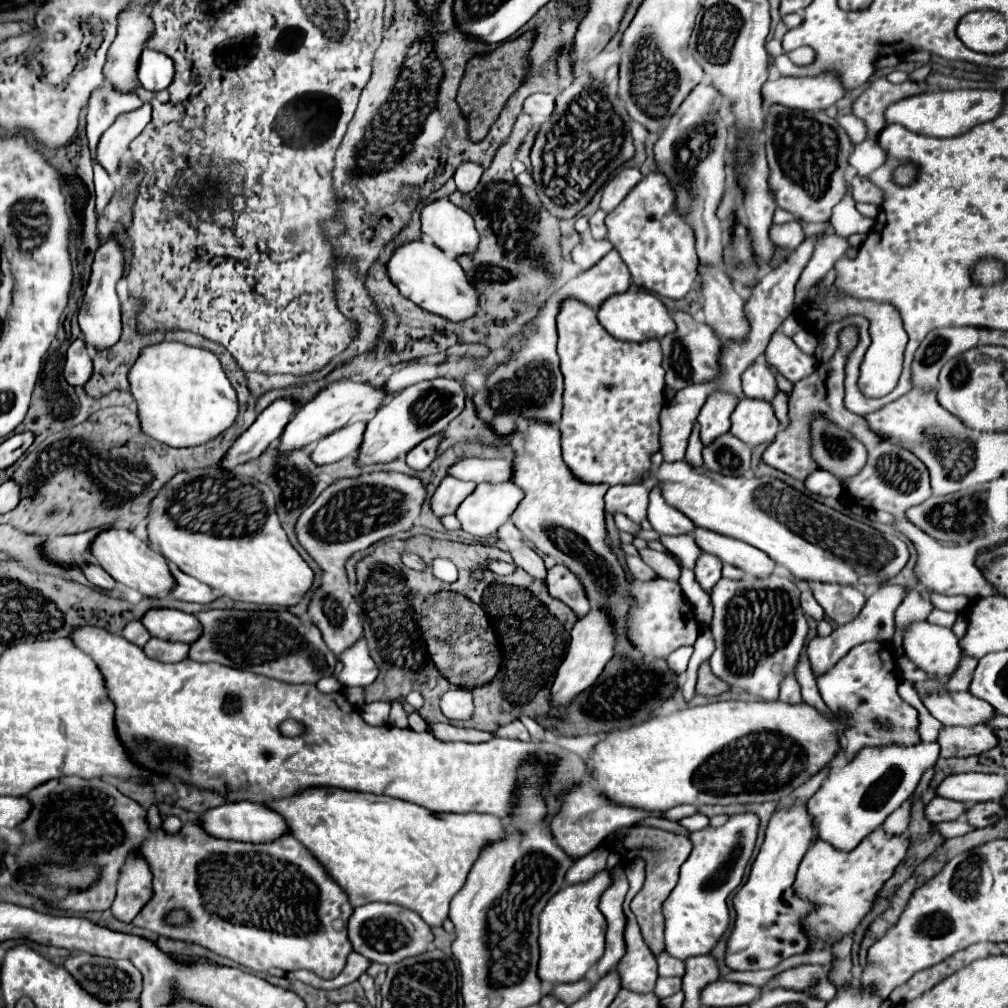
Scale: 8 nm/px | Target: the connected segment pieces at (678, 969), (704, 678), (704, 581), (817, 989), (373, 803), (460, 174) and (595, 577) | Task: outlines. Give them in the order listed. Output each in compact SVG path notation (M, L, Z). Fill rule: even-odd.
M666 952L658 954L656 960L658 960L660 976L680 976L682 978L682 974L684 974L684 962L682 960L676 960L676 958L668 956Z
M702 662L698 668L698 682L696 682L696 694L700 696L720 696L724 692L732 690L726 682L720 682L710 670L708 662Z
M700 554L700 558L696 560L696 566L694 566L694 574L696 574L696 580L700 582L700 586L710 592L710 588L722 578L722 562L720 558L712 556L712 554Z
M824 980L824 982L818 982L816 986L812 986L810 990L806 990L810 996L814 996L814 998L820 998L820 1000L826 1000L826 1002L830 1002L834 996L836 996L836 988L828 982L828 980Z
M314 788L314 790L306 790L304 794L292 796L292 798L282 798L278 802L268 804L272 810L278 810L286 820L290 834L294 838L298 838L308 850L312 850L312 854L326 866L328 874L346 890L350 904L352 906L362 906L368 902L392 902L392 904L400 904L408 910L414 910L416 914L420 914L424 918L426 924L430 926L442 926L444 920L448 920L448 910L450 910L450 900L454 898L454 894L464 886L468 872L472 870L476 858L480 856L482 848L496 842L496 838L504 838L504 824L502 821L506 818L496 818L492 814L434 814L418 804L406 802L406 800L396 800L390 796L374 796L374 794L364 794L364 792L350 792L350 790L338 790L338 788Z
M462 162L458 168L456 168L456 174L454 174L454 180L456 180L456 188L460 192L470 192L478 186L478 180L482 176L484 168L476 162Z
M530 422L524 436L524 452L512 458L512 482L524 490L520 506L512 512L514 526L540 552L568 566L584 584L592 602L606 608L616 624L616 634L624 638L624 622L630 608L630 588L626 570L606 542L604 494L608 486L580 482L560 454L560 430L550 422Z

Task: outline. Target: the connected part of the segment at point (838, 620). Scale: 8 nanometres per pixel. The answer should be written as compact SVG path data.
M806 582L806 584L812 590L816 602L824 608L826 618L832 620L834 624L848 624L850 620L854 620L866 602L866 598L852 586L824 584L824 582Z

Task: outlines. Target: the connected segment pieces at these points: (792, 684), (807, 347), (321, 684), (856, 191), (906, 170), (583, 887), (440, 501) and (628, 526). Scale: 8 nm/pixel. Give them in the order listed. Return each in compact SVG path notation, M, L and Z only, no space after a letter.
M790 670L790 672L786 674L786 678L782 678L782 682L780 682L780 700L782 700L782 702L792 702L792 704L802 702L800 684L798 684L798 680L796 680L794 670Z
M800 330L792 340L796 342L796 346L798 346L802 352L814 352L816 346L818 346L816 336L814 336L812 332L808 332L808 330Z
M334 676L321 678L317 684L317 688L324 693L338 692L342 689L341 684Z
M854 176L850 186L852 186L852 196L856 202L872 202L876 206L882 204L882 190L868 178Z
M914 164L899 166L893 173L893 180L900 186L910 185L916 177L918 168Z
M610 870L596 874L592 880L582 884L572 884L554 894L540 914L540 962L538 974L542 982L552 984L572 984L582 980L588 970L604 954L604 934L606 918L598 908L600 894L610 886Z
M446 476L444 482L440 482L440 486L434 490L432 498L430 498L430 508L436 516L444 516L444 514L454 514L458 504L476 488L474 482L464 482L464 480L456 480L452 476Z
M614 514L614 522L616 522L616 526L618 526L620 530L624 530L624 532L628 532L628 534L640 530L640 526L634 524L634 522L632 522L628 516L624 516L624 514Z

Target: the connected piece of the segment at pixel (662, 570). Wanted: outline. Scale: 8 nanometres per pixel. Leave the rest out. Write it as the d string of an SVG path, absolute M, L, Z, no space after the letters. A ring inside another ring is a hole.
M640 548L638 554L658 576L668 578L668 580L678 580L680 578L680 566L668 554L656 552L656 550L650 550L650 548Z

